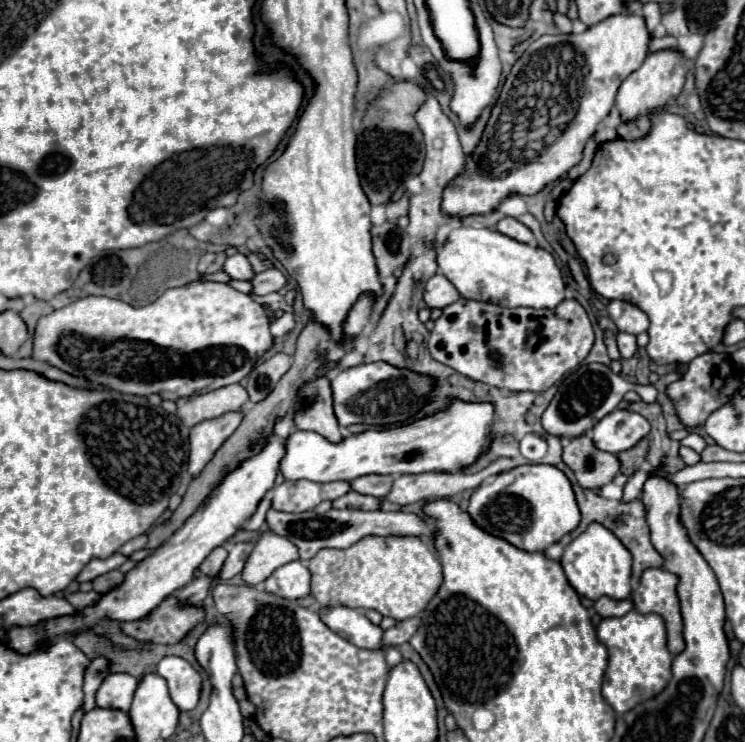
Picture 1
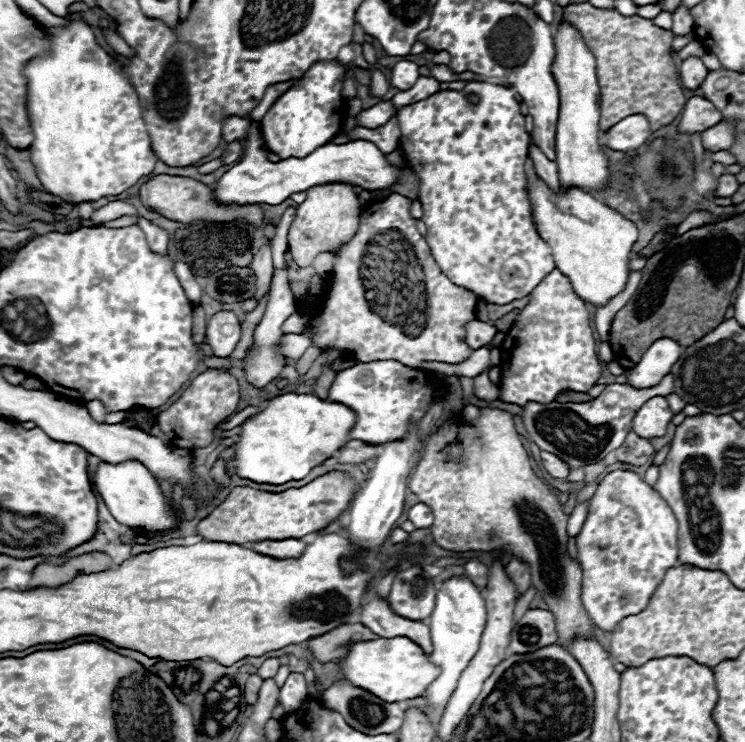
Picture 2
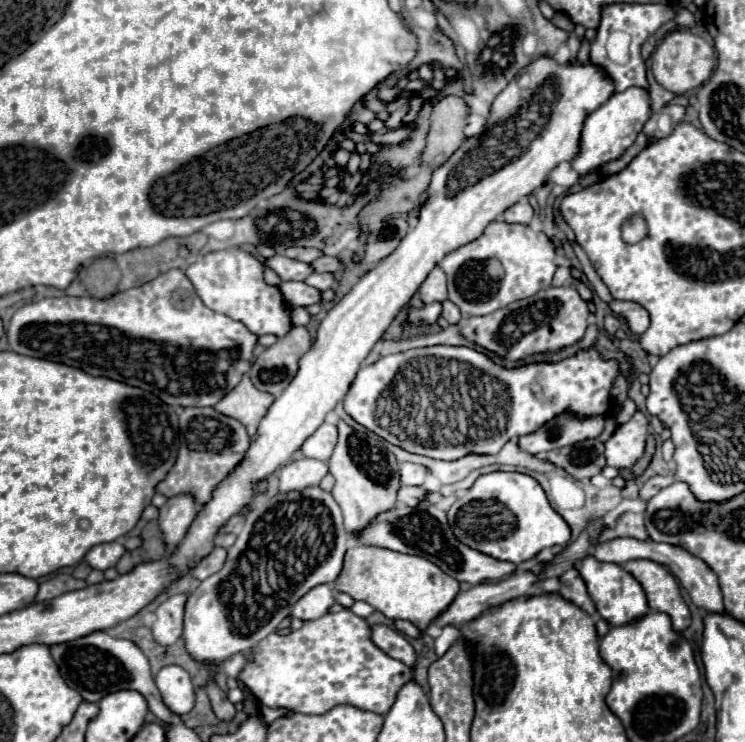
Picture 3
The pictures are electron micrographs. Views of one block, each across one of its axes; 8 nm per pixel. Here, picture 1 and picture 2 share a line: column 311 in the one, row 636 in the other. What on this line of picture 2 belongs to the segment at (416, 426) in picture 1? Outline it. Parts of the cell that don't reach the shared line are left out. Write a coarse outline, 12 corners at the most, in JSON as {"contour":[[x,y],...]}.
{"contour":[[470,578],[438,588],[430,614],[434,726],[462,670],[478,652],[486,608]]}

